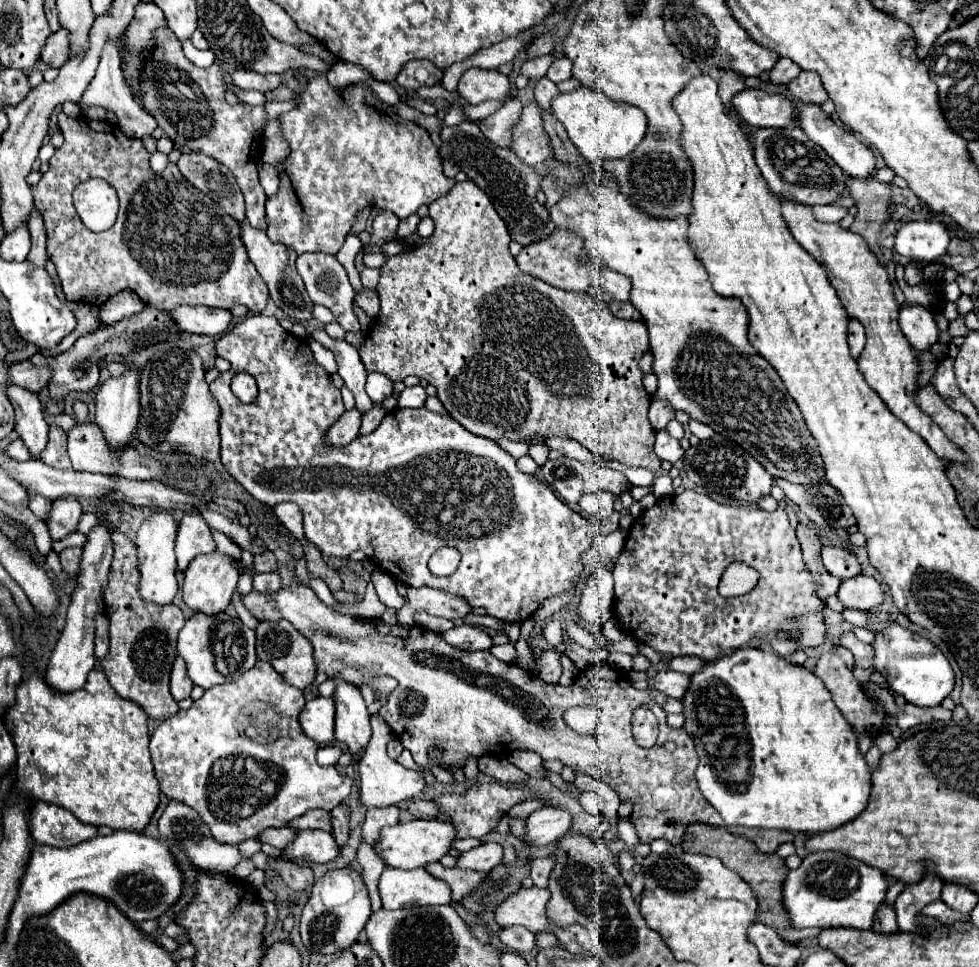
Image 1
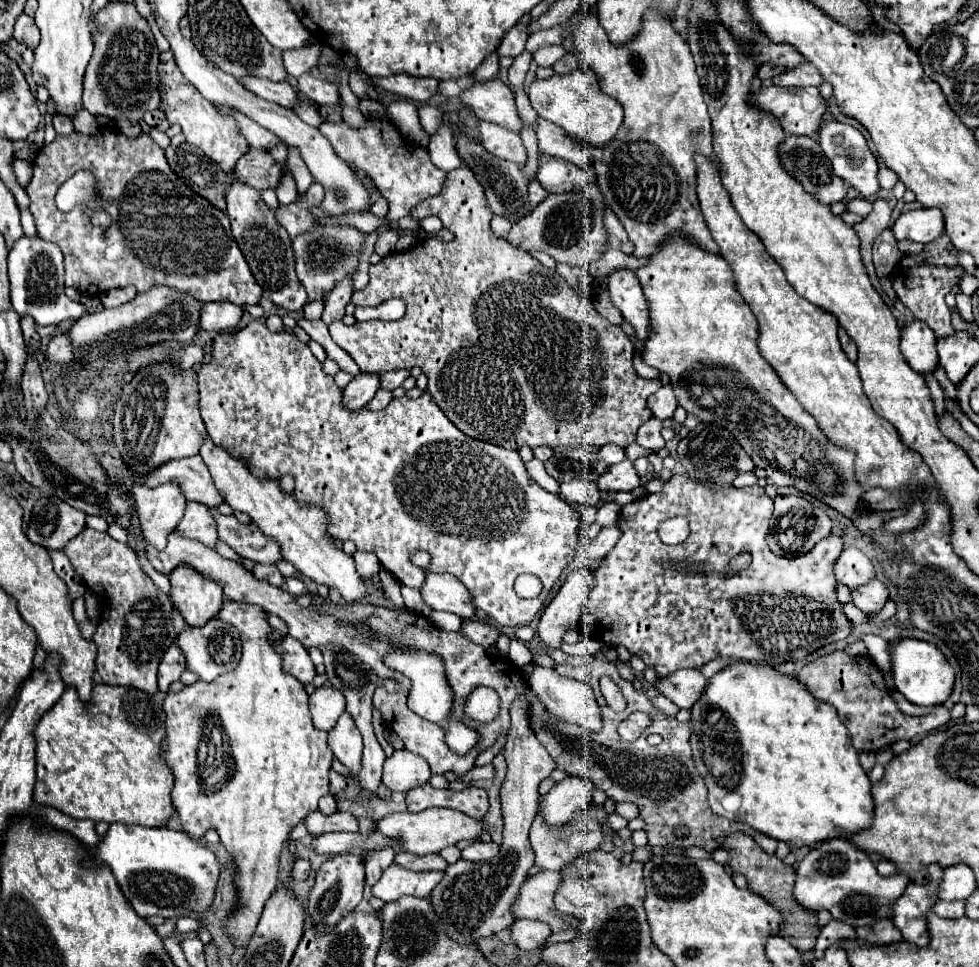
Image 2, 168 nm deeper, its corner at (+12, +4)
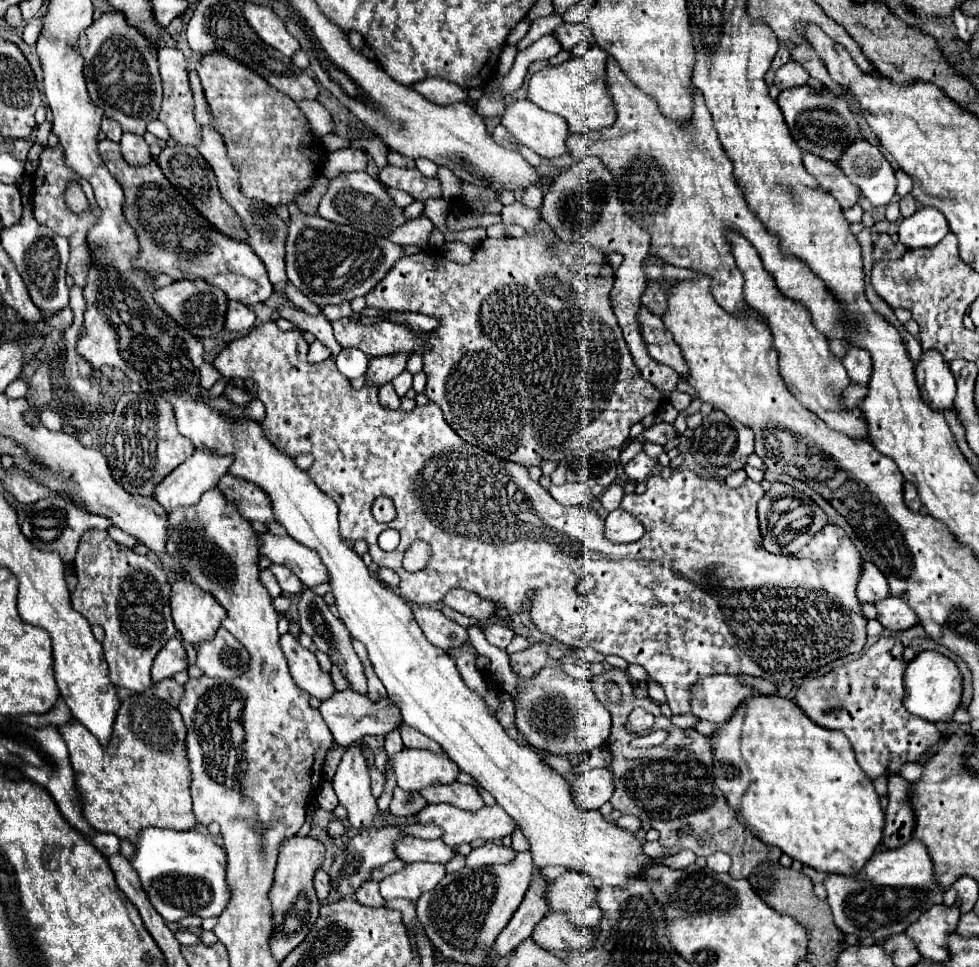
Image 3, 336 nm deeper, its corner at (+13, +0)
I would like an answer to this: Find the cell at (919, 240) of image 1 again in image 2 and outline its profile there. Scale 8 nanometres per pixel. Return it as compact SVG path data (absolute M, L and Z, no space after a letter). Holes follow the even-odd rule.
M917 208L903 212L893 224L897 240L913 240L919 244L933 242L939 234L943 234L943 228L943 214L937 208Z

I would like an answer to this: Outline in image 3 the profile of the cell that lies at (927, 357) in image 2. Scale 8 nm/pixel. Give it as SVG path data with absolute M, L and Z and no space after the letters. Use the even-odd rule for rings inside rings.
M924 350L916 364L916 382L922 394L922 400L932 410L950 410L954 408L956 382L950 372L950 366L944 362L938 350Z

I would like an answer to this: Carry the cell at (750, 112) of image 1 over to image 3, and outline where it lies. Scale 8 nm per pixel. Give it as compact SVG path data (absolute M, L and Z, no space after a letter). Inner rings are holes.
M800 86L800 88L782 90L776 102L778 102L778 106L786 118L786 124L790 128L790 134L798 142L798 146L816 156L822 156L824 160L836 162L840 158L840 152L852 140L862 138L858 132L858 124L852 118L850 106L842 96L836 96L832 92L818 94L812 86Z

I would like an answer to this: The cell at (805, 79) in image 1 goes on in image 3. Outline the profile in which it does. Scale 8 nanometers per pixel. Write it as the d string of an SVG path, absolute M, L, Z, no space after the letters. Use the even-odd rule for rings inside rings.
M788 62L784 64L784 68L780 68L774 76L774 84L778 90L786 90L786 88L796 88L796 86L804 86L808 84L808 72L804 72L804 68L796 62Z

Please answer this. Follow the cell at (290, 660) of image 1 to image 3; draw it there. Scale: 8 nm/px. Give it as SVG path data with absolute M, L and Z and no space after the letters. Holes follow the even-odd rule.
M290 632L280 636L280 644L288 660L288 668L294 682L308 694L316 696L318 700L326 700L328 696L332 696L334 690L332 680L328 674L320 670L316 656L310 650L302 648L300 642Z

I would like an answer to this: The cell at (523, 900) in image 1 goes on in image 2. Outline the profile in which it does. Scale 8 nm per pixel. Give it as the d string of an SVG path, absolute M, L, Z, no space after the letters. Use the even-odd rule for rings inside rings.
M541 872L531 876L523 888L521 894L513 906L515 918L531 918L531 920L541 920L551 926L553 934L561 930L569 930L577 926L577 920L571 916L561 914L555 908L553 896L557 888L561 886L561 874L559 872Z

